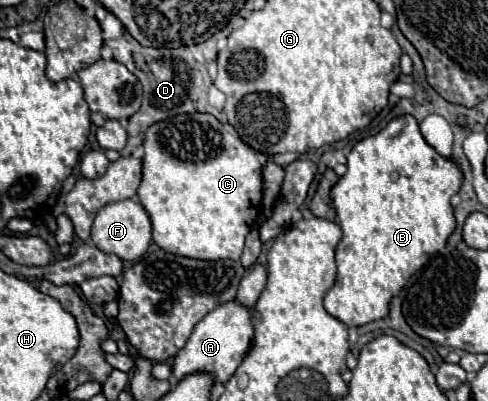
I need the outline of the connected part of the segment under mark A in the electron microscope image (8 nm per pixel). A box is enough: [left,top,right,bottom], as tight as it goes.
[172,299,254,385]

